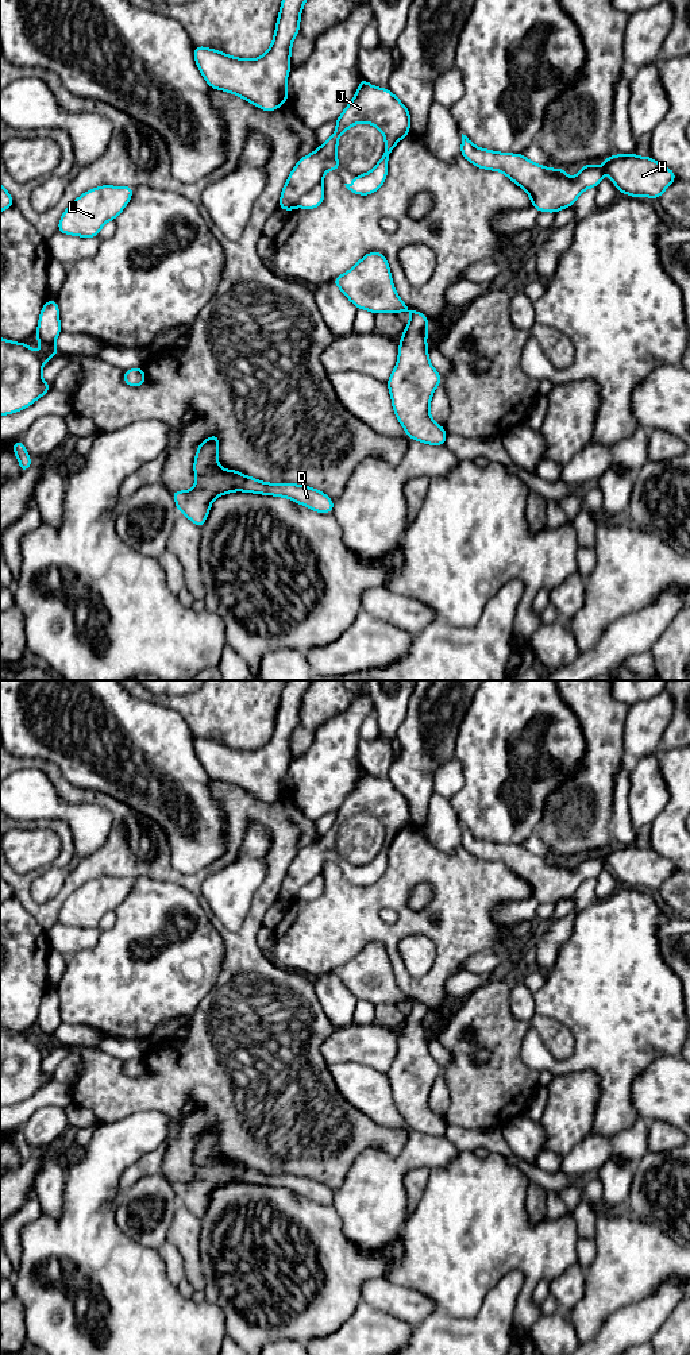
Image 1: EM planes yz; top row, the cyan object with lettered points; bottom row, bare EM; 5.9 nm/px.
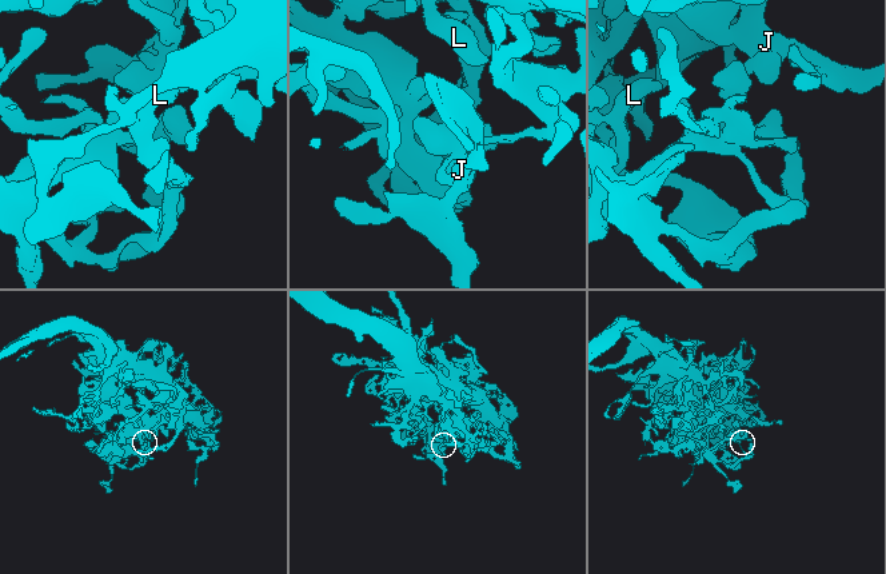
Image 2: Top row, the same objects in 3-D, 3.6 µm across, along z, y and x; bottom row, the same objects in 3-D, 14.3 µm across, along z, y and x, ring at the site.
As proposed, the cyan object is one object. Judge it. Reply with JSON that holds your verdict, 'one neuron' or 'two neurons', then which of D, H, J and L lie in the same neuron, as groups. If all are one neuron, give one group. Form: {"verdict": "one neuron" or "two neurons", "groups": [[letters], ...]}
{"verdict": "one neuron", "groups": [["D", "H", "J", "L"]]}

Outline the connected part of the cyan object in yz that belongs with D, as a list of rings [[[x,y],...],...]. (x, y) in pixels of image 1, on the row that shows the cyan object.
[[[213,433],[197,447],[193,471],[197,476],[190,491],[170,491],[178,513],[185,514],[203,529],[215,498],[230,491],[248,491],[275,497],[286,497],[317,513],[334,513],[334,501],[316,489],[294,483],[265,483],[235,470],[219,467],[220,437]]]

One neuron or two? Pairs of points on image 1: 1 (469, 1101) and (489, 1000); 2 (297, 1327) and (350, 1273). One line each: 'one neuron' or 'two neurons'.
1: one neuron
2: one neuron

